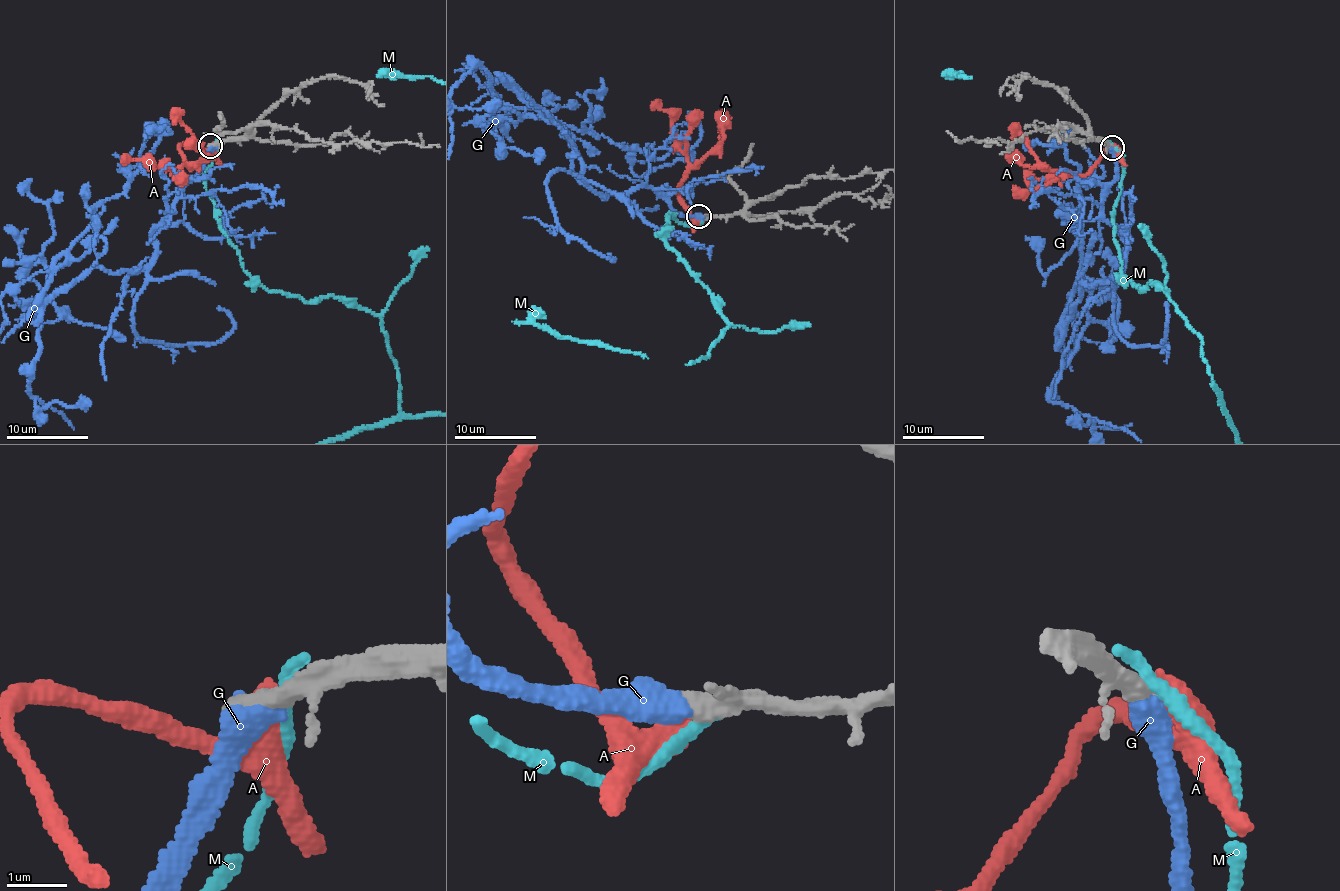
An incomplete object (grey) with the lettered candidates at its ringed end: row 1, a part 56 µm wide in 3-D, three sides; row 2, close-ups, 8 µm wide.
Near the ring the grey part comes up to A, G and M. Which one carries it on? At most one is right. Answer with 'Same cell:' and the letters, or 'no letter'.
Same cell: G

